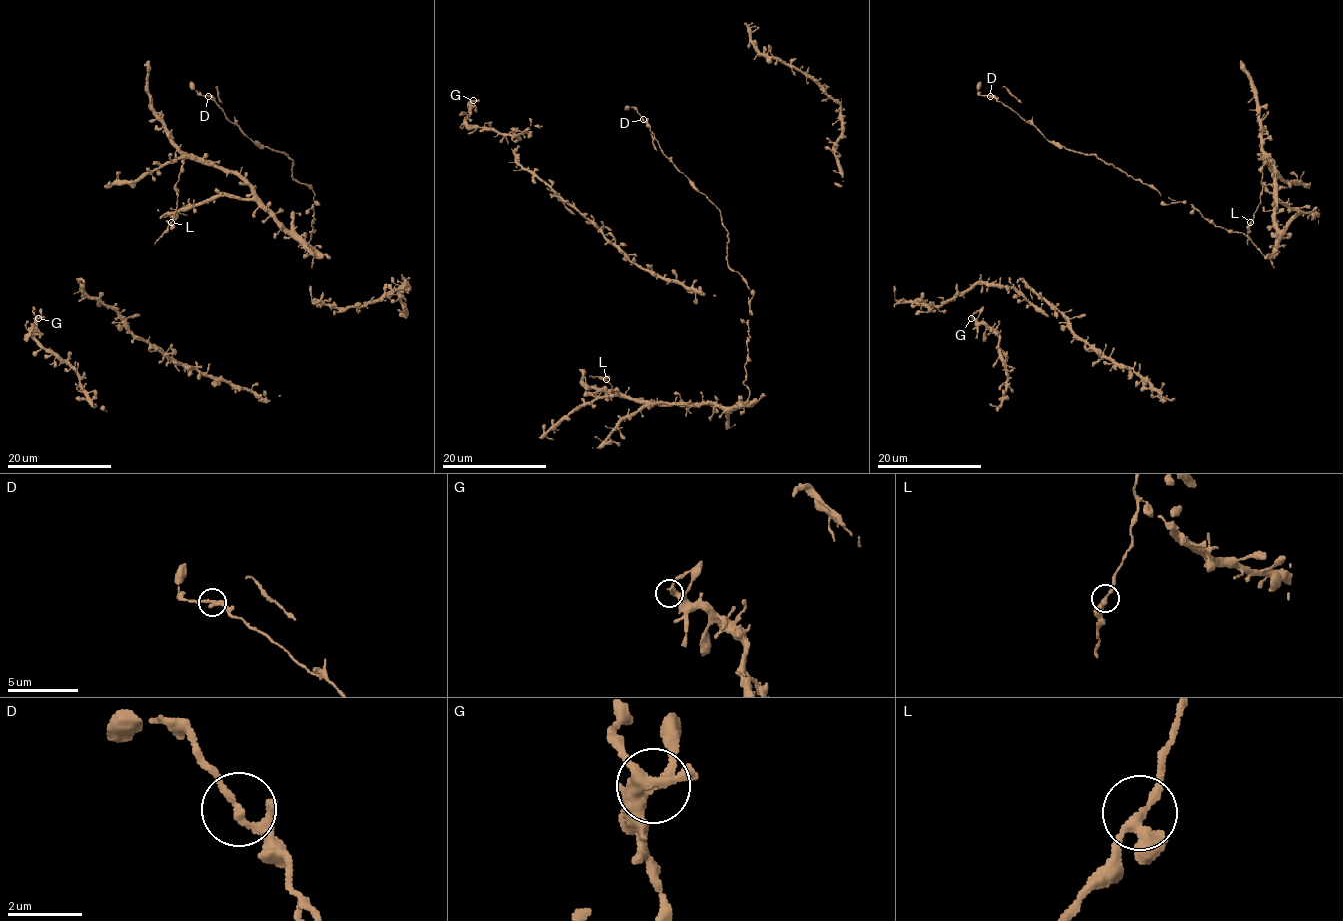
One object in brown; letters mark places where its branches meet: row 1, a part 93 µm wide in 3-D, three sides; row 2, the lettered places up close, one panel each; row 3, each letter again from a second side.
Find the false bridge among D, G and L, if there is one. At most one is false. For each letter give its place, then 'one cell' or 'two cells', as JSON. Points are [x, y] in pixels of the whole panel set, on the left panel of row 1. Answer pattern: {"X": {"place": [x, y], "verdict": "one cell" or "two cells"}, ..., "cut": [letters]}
{"D": {"place": [208, 96], "verdict": "one cell"}, "G": {"place": [38, 318], "verdict": "one cell"}, "L": {"place": [171, 222], "verdict": "one cell"}, "cut": []}

